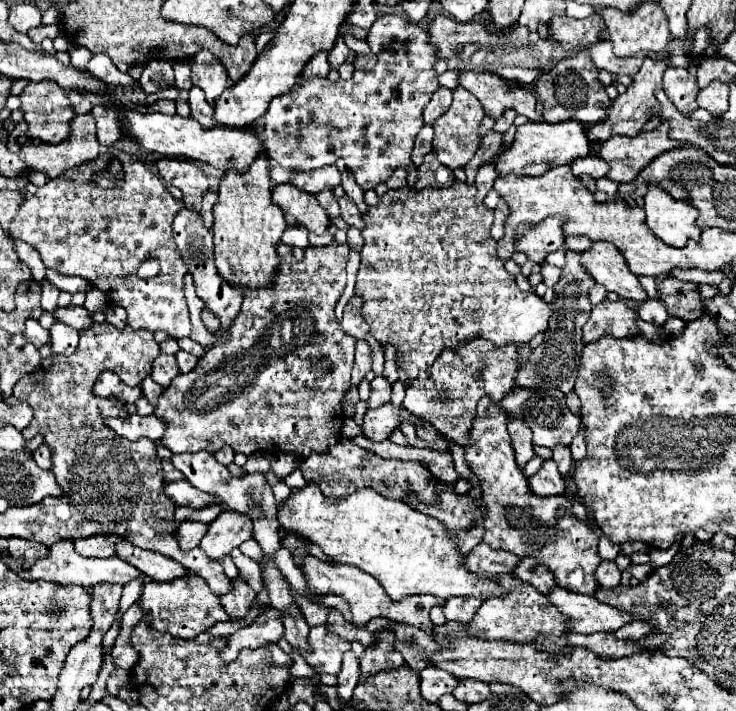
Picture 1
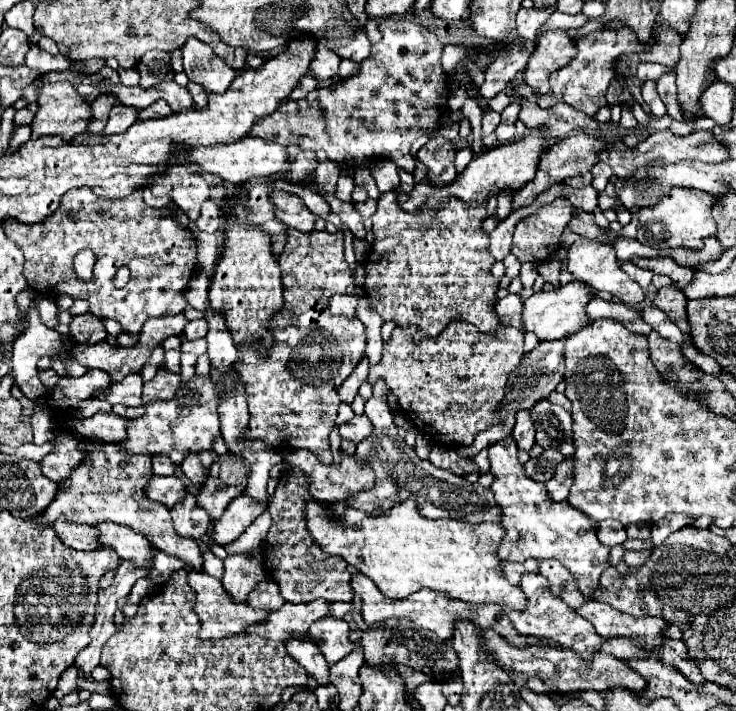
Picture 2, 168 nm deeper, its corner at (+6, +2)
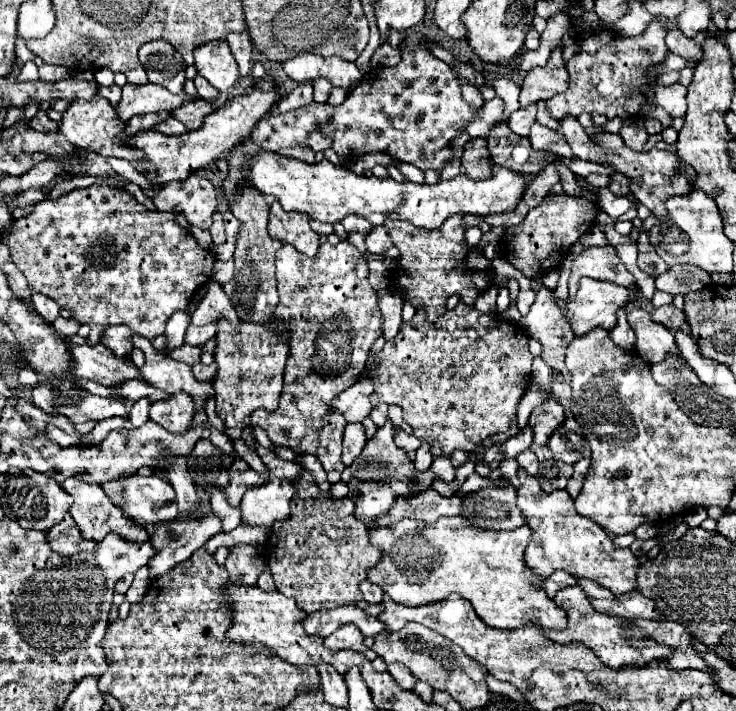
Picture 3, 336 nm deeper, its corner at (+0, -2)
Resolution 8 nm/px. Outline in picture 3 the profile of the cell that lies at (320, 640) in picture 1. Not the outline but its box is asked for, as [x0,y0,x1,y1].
[325,624,365,652]

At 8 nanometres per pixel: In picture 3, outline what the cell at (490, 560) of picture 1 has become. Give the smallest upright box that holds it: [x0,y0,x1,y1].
[543,572,579,598]

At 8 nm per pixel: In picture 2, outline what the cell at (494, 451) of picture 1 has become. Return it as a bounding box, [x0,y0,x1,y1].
[487,436,609,596]

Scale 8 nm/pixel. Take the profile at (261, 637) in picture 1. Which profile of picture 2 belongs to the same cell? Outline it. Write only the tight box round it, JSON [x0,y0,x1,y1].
[247,600,327,642]

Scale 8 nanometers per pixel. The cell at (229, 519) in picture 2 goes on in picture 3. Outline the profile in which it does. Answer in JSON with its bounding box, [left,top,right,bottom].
[241,478,297,526]

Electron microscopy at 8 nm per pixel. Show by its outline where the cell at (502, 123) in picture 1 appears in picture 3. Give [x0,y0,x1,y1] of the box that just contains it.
[509,104,537,136]

